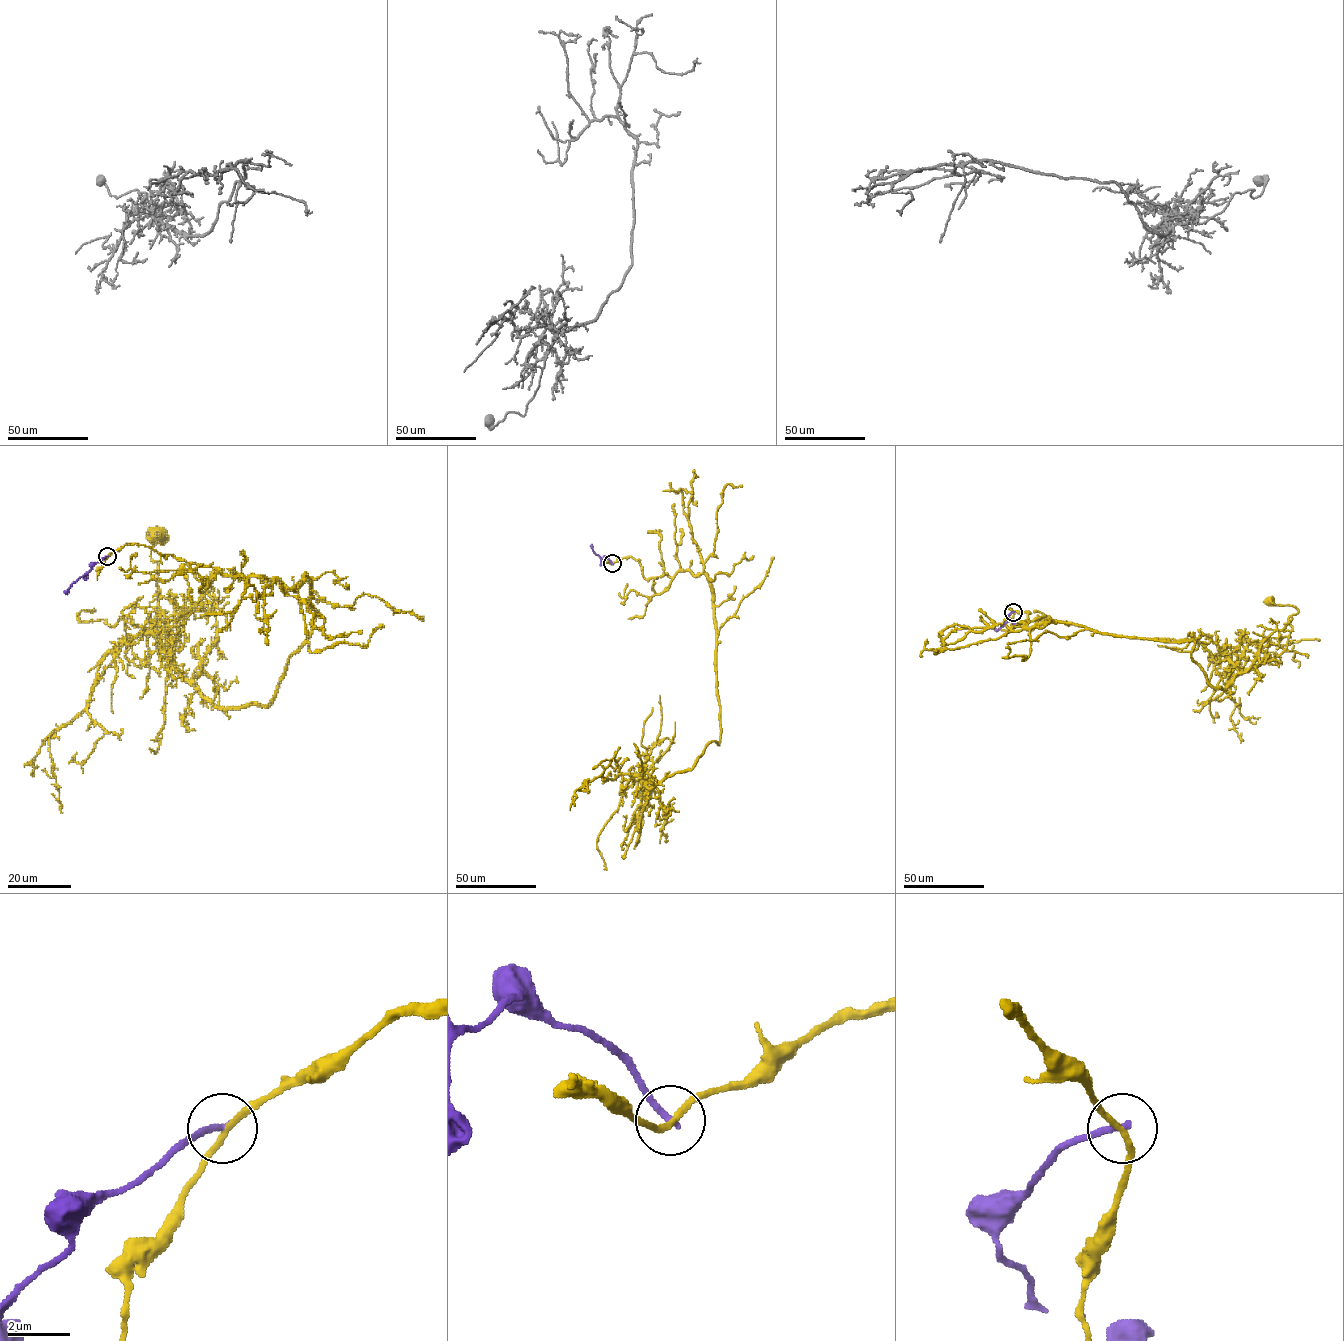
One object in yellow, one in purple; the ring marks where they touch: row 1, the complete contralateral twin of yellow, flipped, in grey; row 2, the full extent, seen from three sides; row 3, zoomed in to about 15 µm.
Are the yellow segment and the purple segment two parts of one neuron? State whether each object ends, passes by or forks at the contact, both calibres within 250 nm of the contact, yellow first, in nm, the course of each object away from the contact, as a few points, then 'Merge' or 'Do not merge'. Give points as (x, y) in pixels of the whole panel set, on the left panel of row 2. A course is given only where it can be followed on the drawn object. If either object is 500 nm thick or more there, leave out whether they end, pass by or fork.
At the ring yellow passes by. At the ring purple ends. Thickness 180 nm (yellow) against 220 nm. Course of yellow: (108, 556), (145, 545), (207, 582), (304, 575), (320, 615), (267, 704), (215, 707), (173, 670), (154, 536). Course of purple: (108, 556), (94, 564), (66, 591). Do not merge

